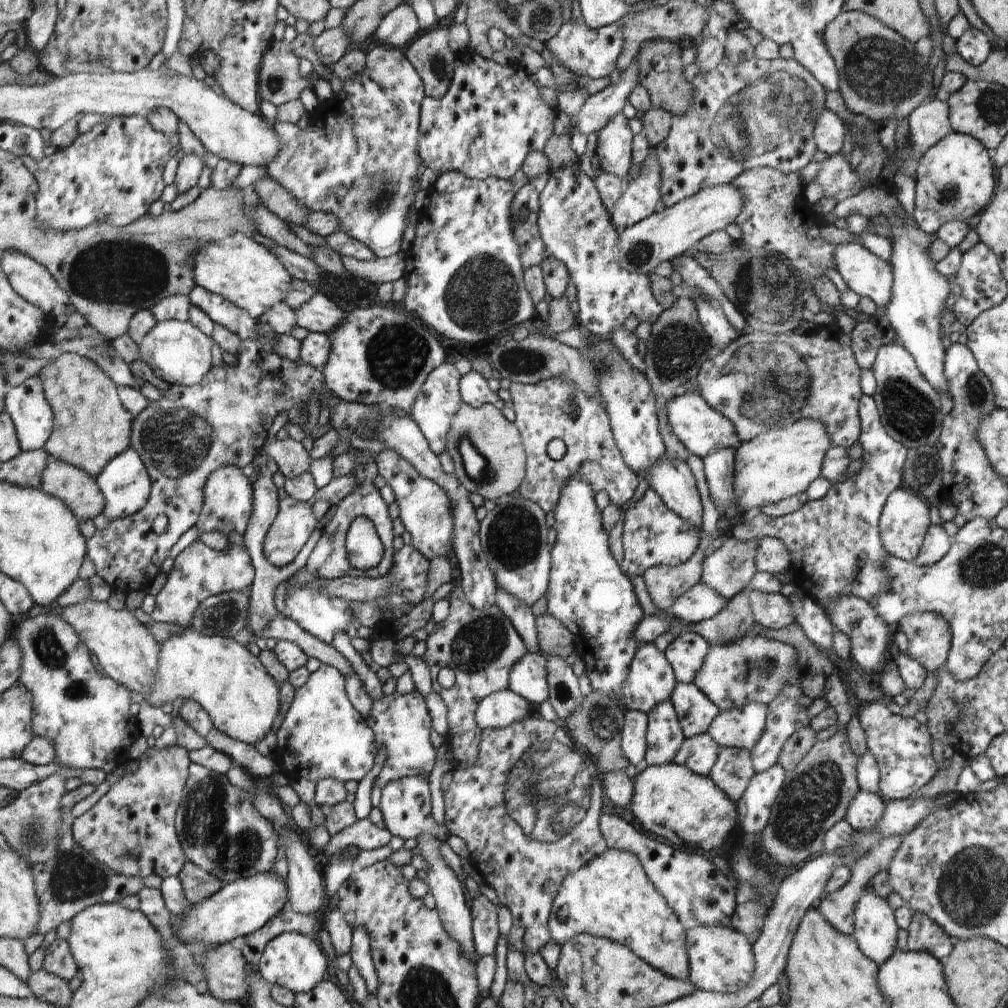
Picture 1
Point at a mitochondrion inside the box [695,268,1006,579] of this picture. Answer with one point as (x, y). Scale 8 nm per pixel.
(767, 381)

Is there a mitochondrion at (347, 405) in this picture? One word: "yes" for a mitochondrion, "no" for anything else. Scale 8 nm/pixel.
no

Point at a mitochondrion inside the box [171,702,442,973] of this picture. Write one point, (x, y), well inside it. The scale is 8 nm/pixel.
(205, 828)

